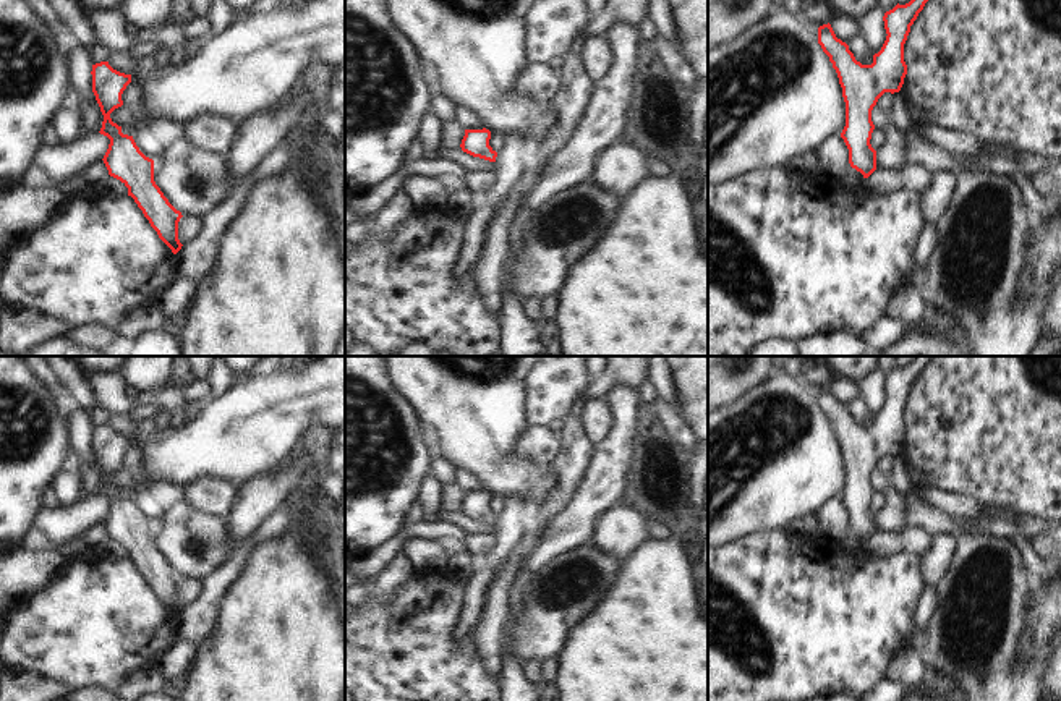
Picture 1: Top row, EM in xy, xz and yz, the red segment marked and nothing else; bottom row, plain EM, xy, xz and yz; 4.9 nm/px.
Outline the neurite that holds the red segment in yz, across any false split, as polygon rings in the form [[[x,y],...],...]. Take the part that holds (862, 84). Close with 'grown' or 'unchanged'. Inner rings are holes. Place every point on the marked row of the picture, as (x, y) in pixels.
[[[927,2],[897,3],[884,13],[888,36],[881,50],[873,55],[871,65],[857,62],[849,45],[836,37],[829,23],[818,28],[818,44],[837,73],[846,102],[846,126],[841,138],[849,149],[850,167],[863,178],[876,170],[876,151],[870,144],[875,130],[871,110],[884,92],[901,91],[907,74],[904,44]]]; unchanged

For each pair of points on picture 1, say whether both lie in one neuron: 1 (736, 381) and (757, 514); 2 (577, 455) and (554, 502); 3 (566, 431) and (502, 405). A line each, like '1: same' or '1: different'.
1: different
2: same
3: different

